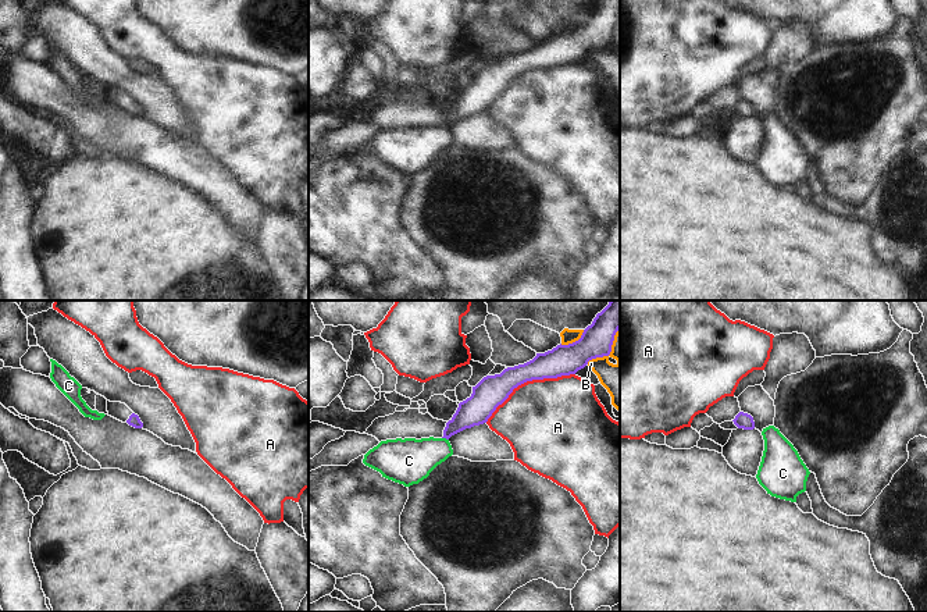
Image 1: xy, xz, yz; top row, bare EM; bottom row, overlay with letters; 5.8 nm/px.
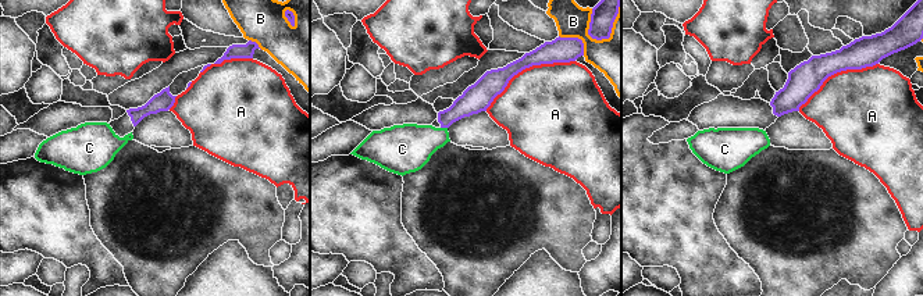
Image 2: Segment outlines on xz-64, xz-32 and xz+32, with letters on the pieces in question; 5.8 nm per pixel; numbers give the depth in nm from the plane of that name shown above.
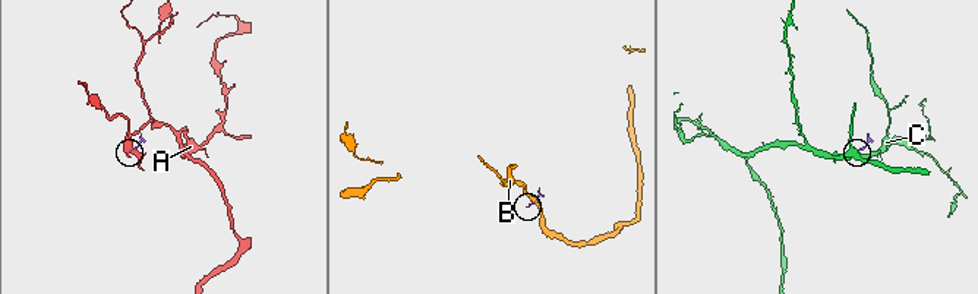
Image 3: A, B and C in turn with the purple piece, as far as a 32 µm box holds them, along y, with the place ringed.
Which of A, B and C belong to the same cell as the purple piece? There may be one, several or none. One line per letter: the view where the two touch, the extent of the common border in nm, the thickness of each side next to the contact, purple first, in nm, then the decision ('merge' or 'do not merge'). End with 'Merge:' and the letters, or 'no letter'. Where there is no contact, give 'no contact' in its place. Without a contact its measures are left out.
A: xz | 600 nm | 180/480 nm | do not merge
B: xz | 170 nm | 190/80 nm | do not merge
C: xz | 40 nm | 170/260 nm | do not merge
Merge: no letter

